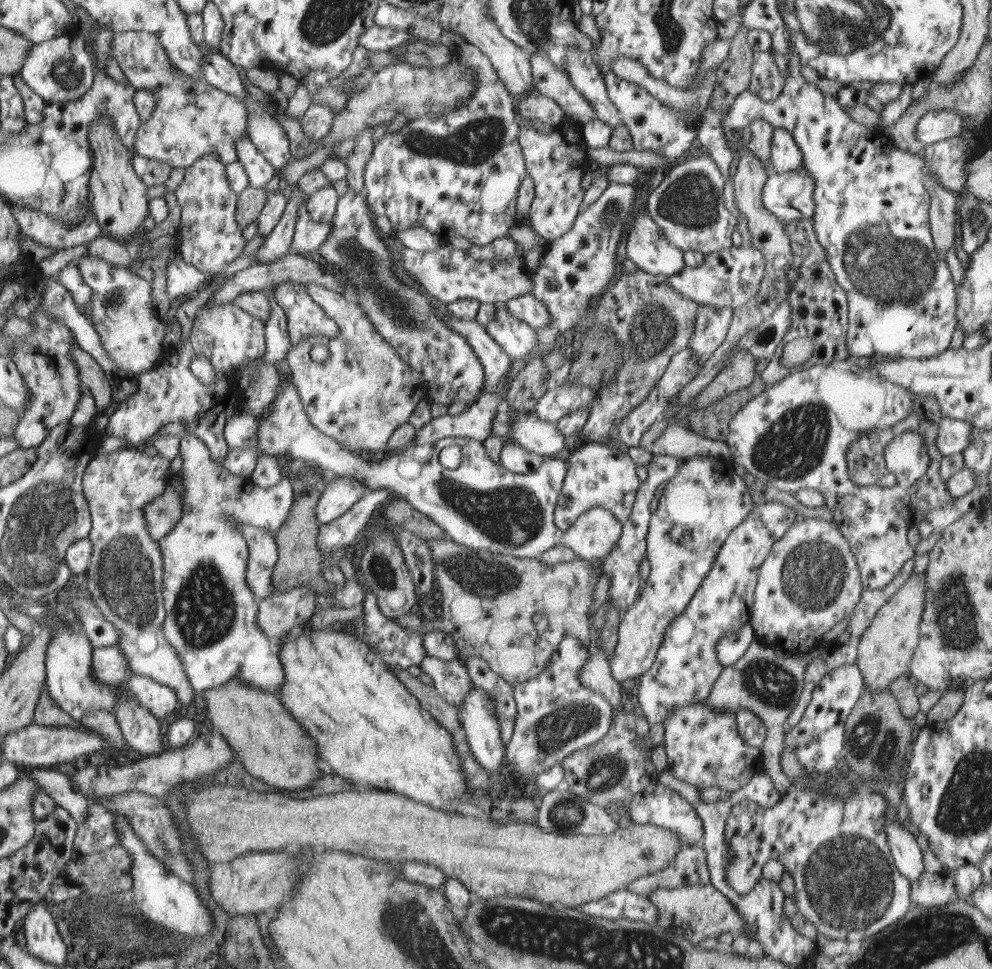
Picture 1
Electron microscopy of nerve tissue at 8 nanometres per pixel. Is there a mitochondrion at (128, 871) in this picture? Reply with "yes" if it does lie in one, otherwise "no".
no

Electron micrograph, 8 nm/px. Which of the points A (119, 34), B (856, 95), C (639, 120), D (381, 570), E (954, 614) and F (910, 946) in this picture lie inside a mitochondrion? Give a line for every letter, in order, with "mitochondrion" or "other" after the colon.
A: other
B: other
C: other
D: mitochondrion
E: mitochondrion
F: mitochondrion

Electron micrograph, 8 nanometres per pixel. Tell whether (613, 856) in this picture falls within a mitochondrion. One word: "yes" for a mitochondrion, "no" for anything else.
no

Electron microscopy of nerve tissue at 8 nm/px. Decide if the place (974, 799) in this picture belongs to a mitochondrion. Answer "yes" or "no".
yes

